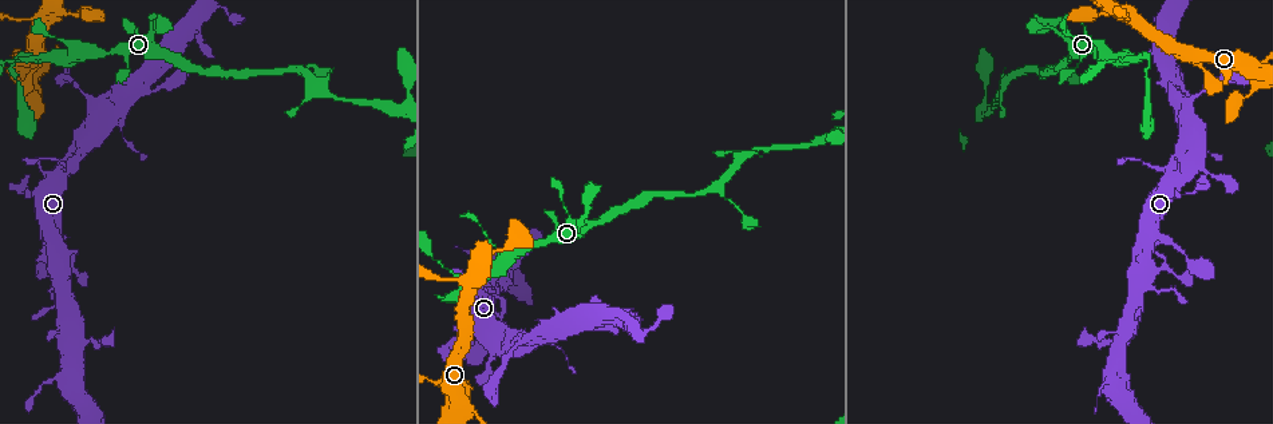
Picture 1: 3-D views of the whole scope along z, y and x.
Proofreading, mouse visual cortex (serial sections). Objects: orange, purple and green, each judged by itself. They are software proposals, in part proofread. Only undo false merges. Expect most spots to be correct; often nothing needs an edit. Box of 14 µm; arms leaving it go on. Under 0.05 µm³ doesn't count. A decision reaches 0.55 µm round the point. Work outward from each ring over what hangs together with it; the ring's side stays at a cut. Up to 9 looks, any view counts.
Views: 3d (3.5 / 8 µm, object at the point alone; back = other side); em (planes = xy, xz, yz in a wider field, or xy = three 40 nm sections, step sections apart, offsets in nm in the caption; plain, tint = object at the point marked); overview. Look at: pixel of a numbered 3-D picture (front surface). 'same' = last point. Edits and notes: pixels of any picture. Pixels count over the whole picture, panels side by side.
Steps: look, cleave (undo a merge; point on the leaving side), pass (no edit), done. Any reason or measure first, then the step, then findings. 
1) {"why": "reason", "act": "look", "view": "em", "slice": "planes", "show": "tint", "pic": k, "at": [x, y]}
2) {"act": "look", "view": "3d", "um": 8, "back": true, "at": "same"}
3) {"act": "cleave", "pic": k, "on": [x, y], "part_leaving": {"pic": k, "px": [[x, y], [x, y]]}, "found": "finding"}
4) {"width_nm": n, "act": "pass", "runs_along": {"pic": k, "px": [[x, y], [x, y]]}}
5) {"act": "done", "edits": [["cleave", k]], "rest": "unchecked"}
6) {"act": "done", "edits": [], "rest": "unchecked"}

{"why": "branch point", "act": "look", "view": "3d", "um": 3.5, "pic": 1, "at": [470, 390]}

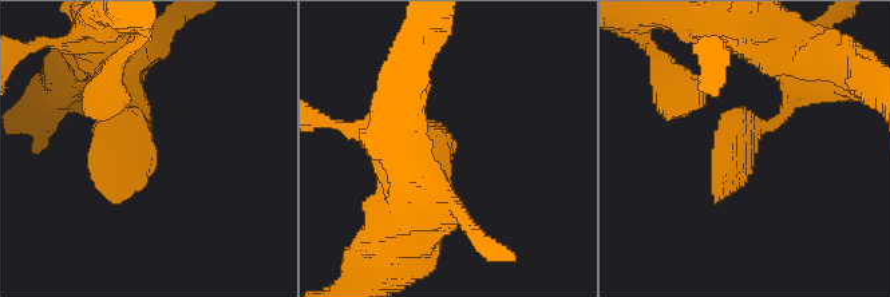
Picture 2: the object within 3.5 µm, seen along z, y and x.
{"why": "need the tissue", "act": "look", "view": "em", "slice": "xy", "step": 5, "show": "tint", "pic": 2, "at": [440, 154]}

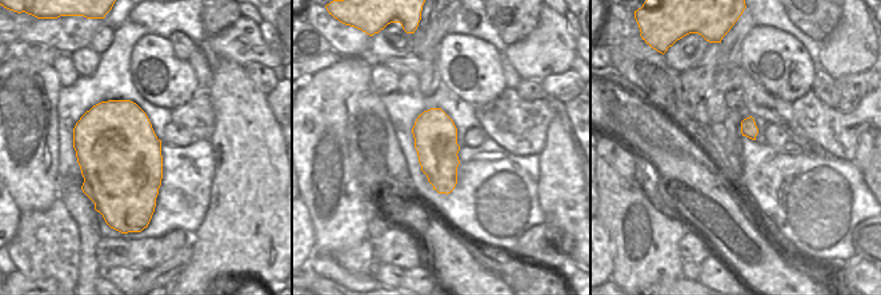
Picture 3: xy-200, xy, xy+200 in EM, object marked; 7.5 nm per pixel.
{"act": "pass", "found": "continuous, no second cell"}

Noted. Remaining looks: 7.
{"act": "look", "view": "3d", "um": 3.5, "pic": 1, "at": [1148, 58]}

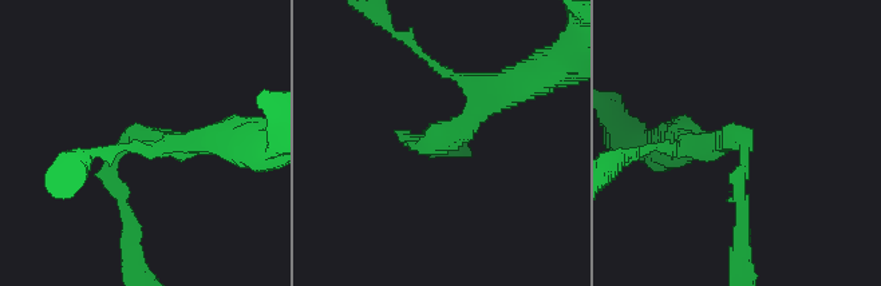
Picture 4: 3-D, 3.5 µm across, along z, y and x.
{"arm_widths_nm": [150, 300], "act": "look", "view": "em", "slice": "xy", "step": 5, "show": "tint", "pic": 4, "at": [423, 145]}

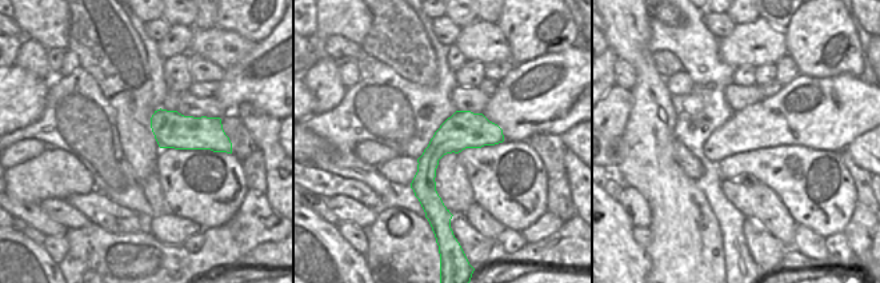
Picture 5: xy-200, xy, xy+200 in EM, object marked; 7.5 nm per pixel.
{"act": "pass", "runs_along": {"pic": 4, "px": [[200, 143], [114, 155], [126, 221]]}, "found": "all the same cell"}

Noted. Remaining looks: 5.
{"why": "sudden change in width", "act": "look", "view": "3d", "um": 3.5, "pic": 1, "at": [1153, 267]}

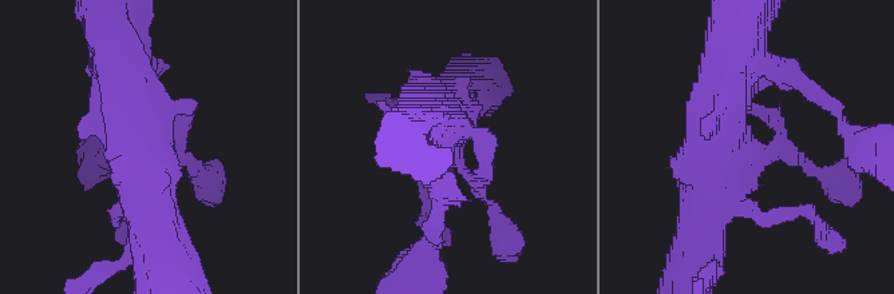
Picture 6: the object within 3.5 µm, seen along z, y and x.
{"why": "now the EM", "act": "look", "view": "em", "slice": "xy", "step": 1, "show": "tint", "pic": 6, "at": [737, 156]}

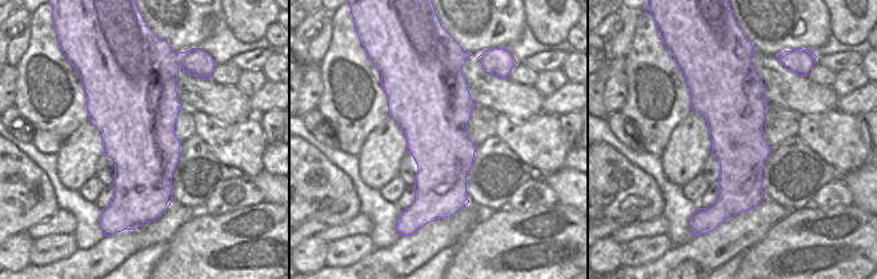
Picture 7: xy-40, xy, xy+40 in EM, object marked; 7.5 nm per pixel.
{"why": "another direction", "act": "look", "view": "em", "slice": "xy", "step": 3, "show": "tint", "at": "same"}

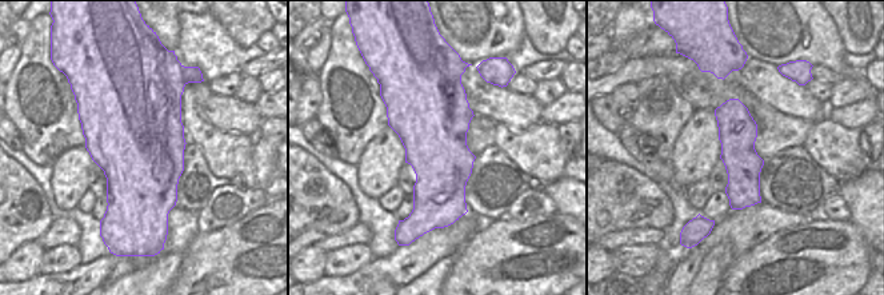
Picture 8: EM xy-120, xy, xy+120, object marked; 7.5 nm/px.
{"act": "pass", "runs_along": {"pic": 6, "px": [[119, 74], [157, 242]]}, "found": "all the same cell"}

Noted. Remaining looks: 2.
{"act": "done", "edits": [], "rest": "unchecked"}

